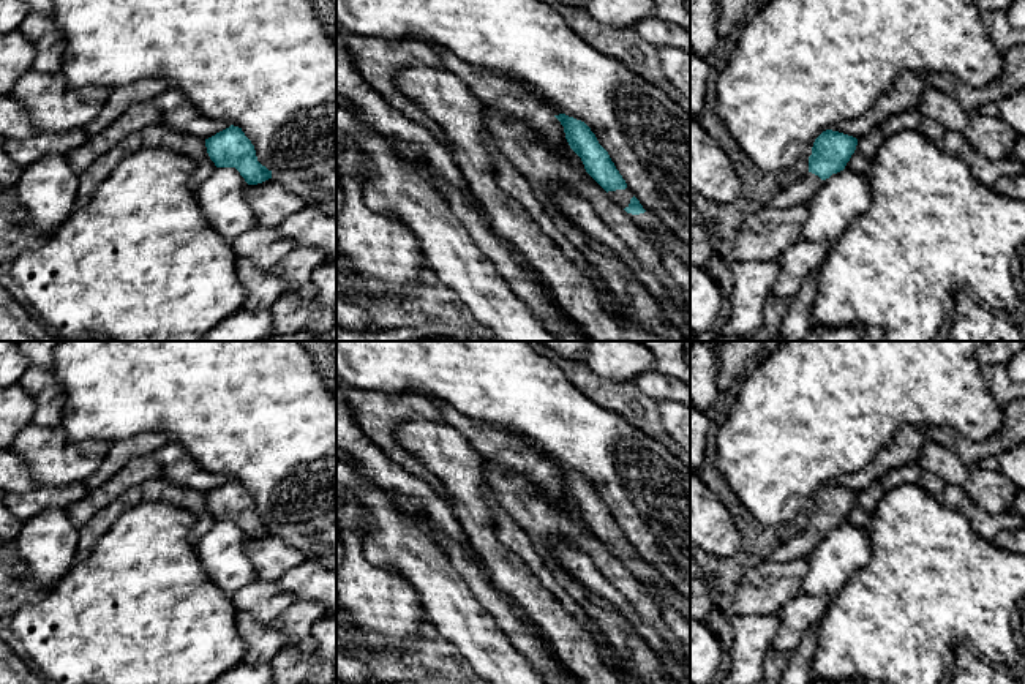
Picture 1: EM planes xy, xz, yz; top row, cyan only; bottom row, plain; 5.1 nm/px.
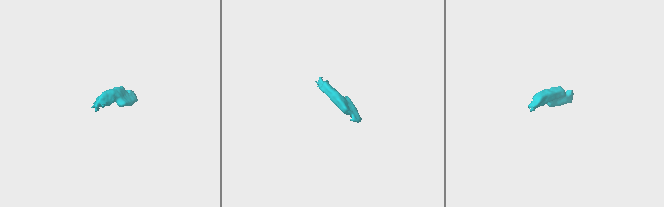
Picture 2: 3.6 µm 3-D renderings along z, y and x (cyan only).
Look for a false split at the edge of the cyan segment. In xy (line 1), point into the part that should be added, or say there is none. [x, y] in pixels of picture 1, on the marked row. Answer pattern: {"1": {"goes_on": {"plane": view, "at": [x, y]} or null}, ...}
{"1": {"goes_on": null}}

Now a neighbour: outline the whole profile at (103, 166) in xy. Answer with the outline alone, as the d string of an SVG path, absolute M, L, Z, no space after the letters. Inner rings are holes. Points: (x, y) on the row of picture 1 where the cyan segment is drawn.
M134 133L126 136L104 155L98 156L88 169L79 174L79 188L74 209L87 205L95 196L99 183L106 180L126 156L136 153L142 147L142 134Z

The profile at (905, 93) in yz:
M905 71L865 112L854 118L843 120L831 130L859 139L869 134L888 117L916 109L926 90L929 90L929 85L919 77L918 73Z

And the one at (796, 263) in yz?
M799 240L787 248L779 257L779 278L772 289L772 299L793 297L802 281L823 264L829 245L821 242Z

